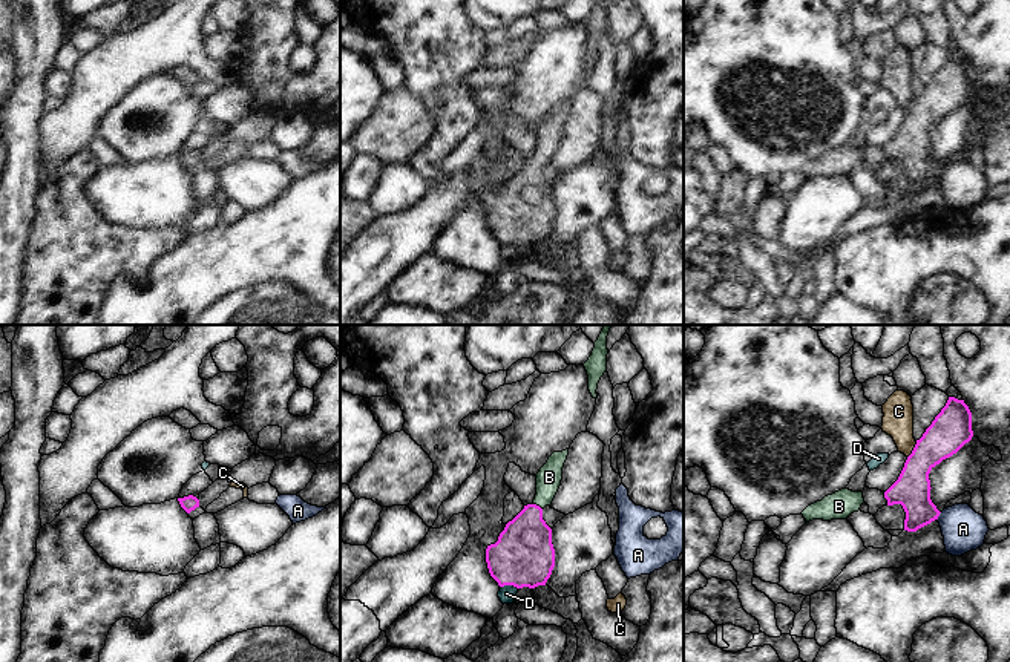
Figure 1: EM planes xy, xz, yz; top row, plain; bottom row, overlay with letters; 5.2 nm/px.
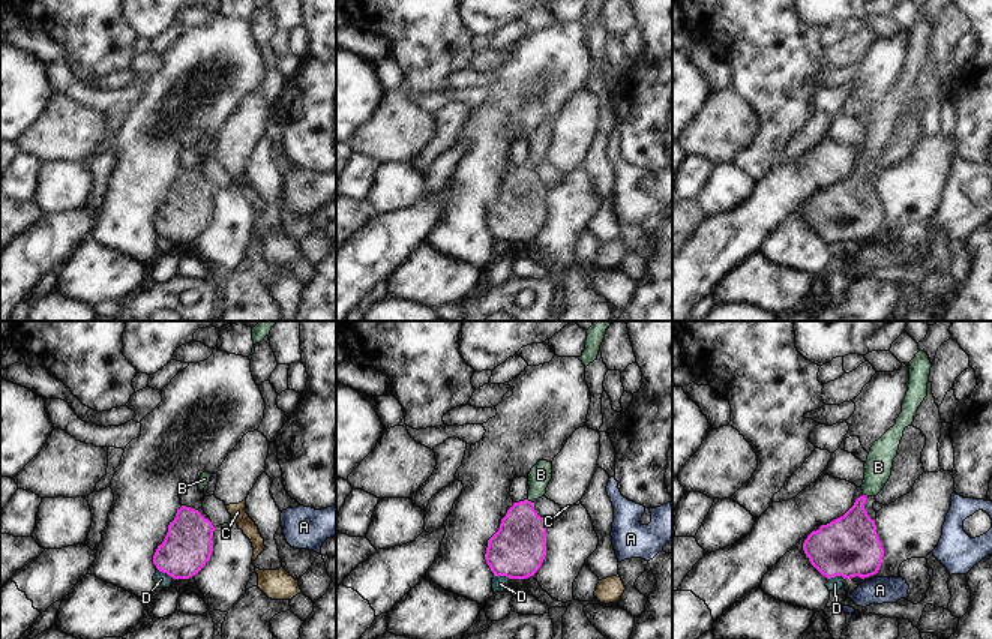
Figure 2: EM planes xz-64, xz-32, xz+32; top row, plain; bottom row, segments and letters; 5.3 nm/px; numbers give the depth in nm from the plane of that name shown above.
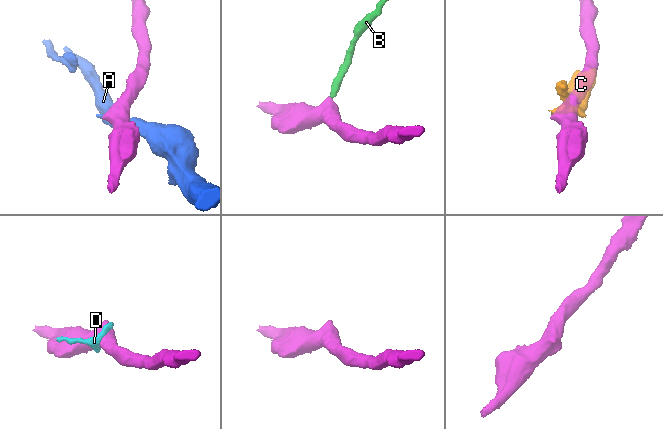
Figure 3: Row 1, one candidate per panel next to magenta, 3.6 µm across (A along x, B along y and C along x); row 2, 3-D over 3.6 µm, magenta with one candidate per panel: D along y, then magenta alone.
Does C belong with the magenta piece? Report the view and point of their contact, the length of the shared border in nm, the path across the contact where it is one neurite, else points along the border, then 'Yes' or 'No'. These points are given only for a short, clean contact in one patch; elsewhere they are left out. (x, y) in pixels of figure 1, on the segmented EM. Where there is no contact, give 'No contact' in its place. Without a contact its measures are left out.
Touches magenta at yz (914, 449). Shared border 100 nm. Boundary: yz (917, 442), (908, 457). No.

